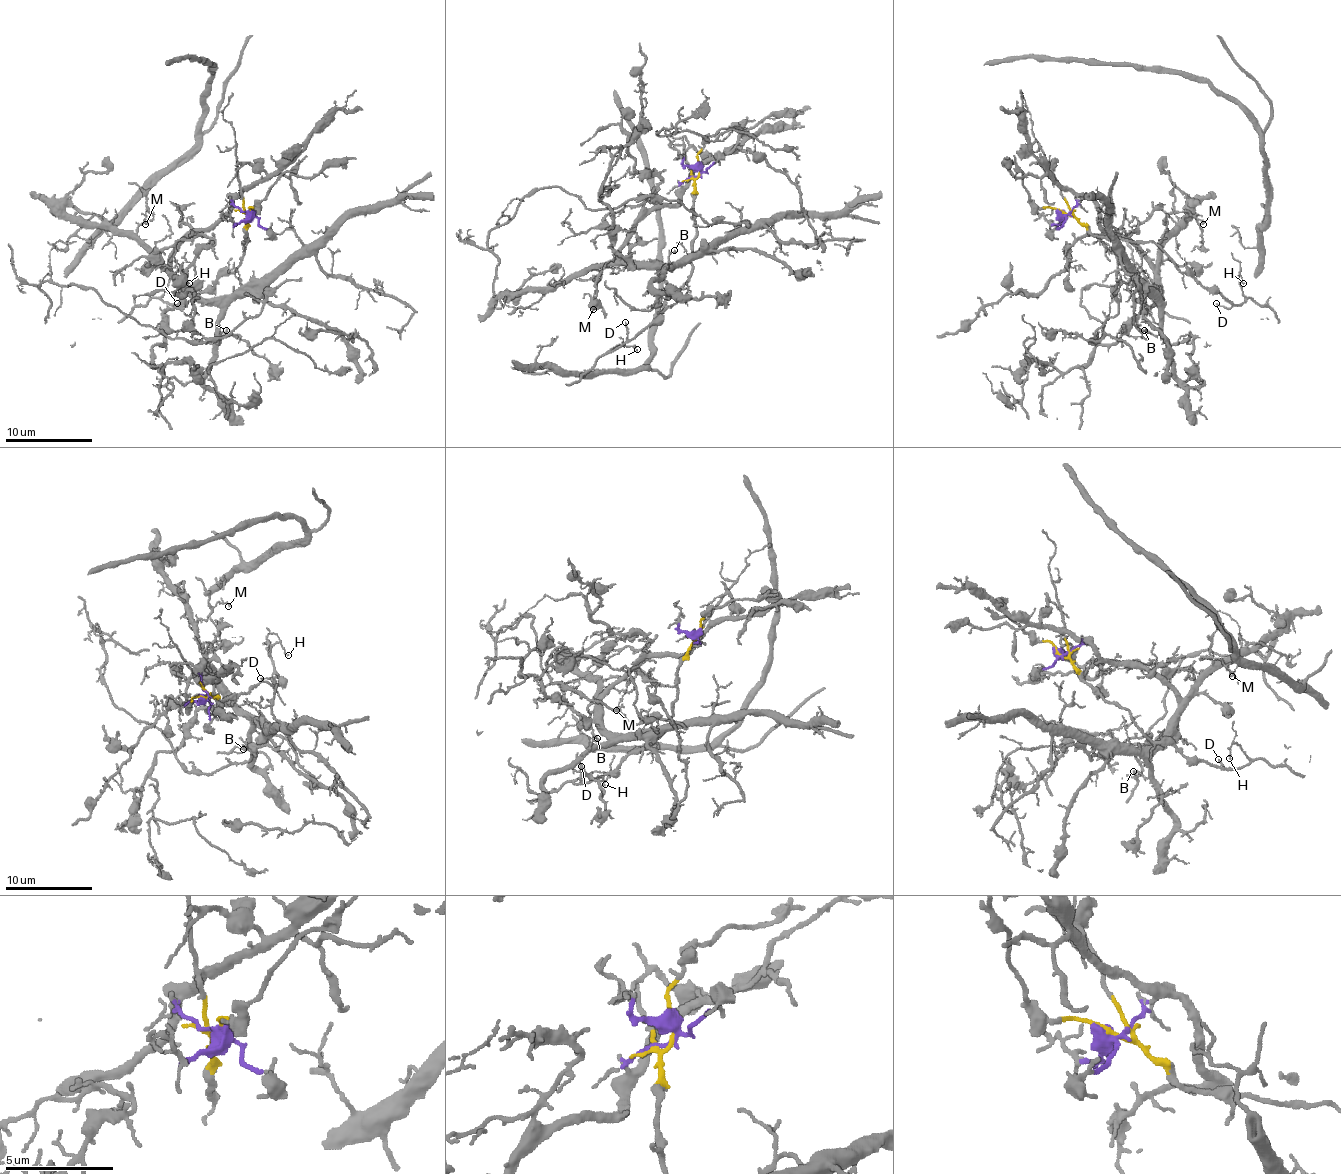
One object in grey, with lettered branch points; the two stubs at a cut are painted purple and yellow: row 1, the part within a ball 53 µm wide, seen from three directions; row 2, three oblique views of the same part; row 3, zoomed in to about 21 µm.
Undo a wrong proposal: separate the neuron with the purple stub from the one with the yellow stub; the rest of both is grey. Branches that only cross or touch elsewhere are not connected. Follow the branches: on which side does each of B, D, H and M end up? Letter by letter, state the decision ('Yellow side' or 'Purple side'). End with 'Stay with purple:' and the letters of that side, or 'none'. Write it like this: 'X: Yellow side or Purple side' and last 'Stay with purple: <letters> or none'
B: Purple side
D: Yellow side
H: Yellow side
M: Purple side
Stay with purple: B, M

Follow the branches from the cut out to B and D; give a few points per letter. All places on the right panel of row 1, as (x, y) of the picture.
B: (1067, 213), (1089, 198), (1098, 211), (1098, 222), (1119, 233), (1154, 272), (1159, 333), (1152, 336), (1143, 329)
D: (1067, 213), (1095, 235), (1152, 242), (1167, 257), (1233, 305), (1215, 303)

